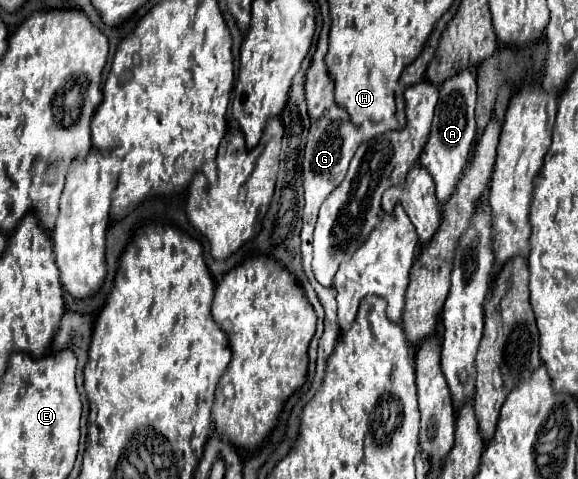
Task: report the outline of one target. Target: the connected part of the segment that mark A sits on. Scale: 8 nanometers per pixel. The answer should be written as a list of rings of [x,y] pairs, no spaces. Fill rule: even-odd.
[[[464,70],[458,76],[448,78],[440,86],[440,100],[432,122],[432,134],[428,138],[428,146],[424,146],[424,154],[420,156],[422,168],[426,168],[436,182],[436,198],[440,206],[444,206],[448,198],[454,194],[456,184],[462,178],[462,170],[468,164],[476,138],[474,108],[476,108],[476,78],[472,72]]]

